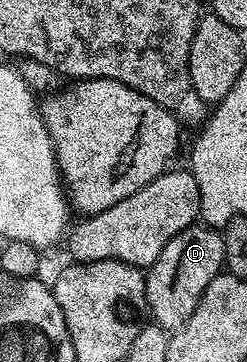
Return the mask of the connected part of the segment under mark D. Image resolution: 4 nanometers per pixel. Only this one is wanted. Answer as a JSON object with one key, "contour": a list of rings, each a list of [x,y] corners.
{"contour":[[[192,226],[181,230],[177,238],[161,250],[157,262],[146,269],[145,294],[147,295],[147,312],[154,323],[162,328],[174,330],[181,327],[197,310],[205,286],[213,282],[224,271],[223,237],[210,226]]]}

